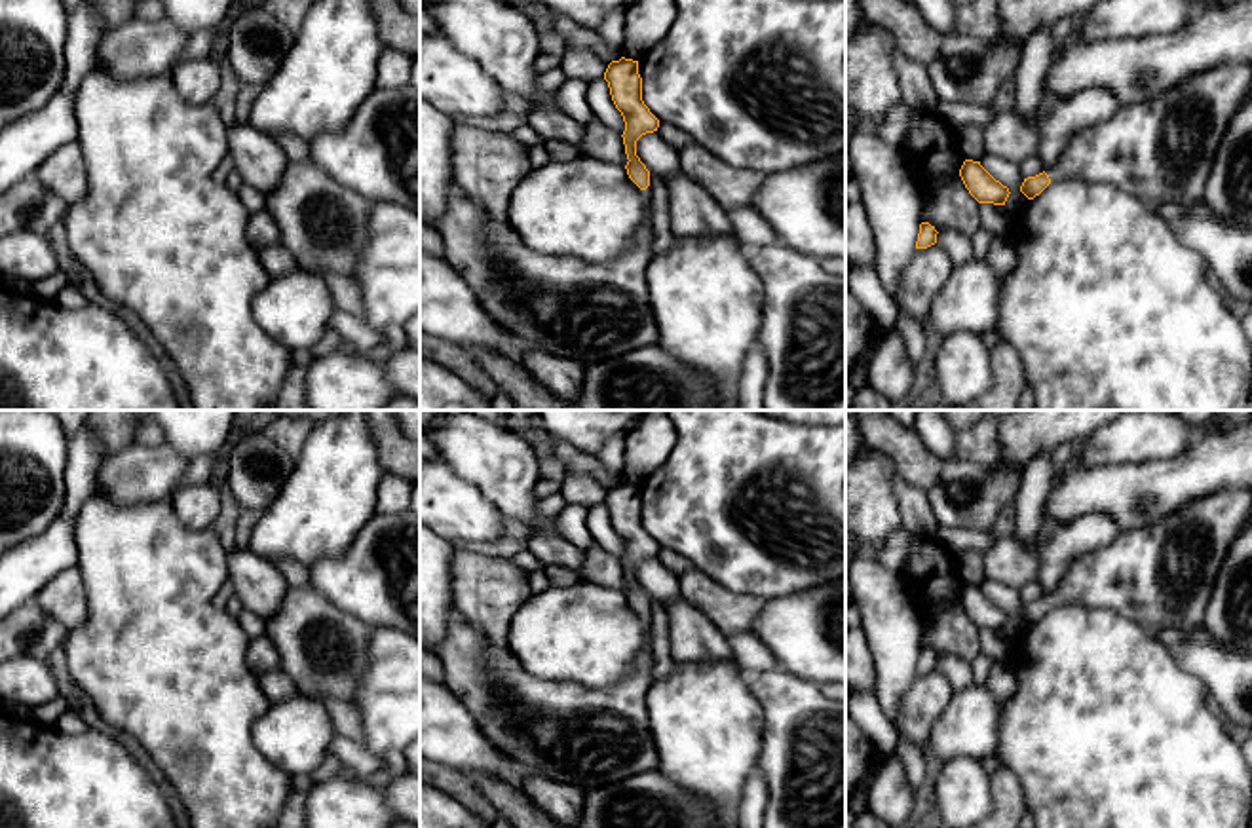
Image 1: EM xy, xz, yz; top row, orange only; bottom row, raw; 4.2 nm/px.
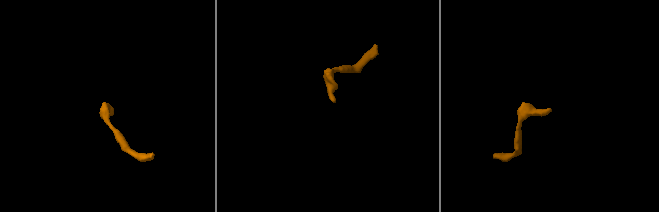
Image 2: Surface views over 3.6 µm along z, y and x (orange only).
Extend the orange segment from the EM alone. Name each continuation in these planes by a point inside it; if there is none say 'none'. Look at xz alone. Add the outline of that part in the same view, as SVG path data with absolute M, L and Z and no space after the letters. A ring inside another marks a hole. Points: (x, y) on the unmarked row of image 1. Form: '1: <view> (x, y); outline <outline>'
1: xz (586, 737); outline M454 608L448 617L445 638L437 644L435 655L443 663L445 686L458 703L471 714L484 739L517 765L532 775L547 777L583 792L608 788L633 775L657 771L657 746L650 729L646 695L654 684L654 640L652 615L642 615L646 644L631 672L608 687L587 687L576 682L545 682L528 674L509 648L498 648L477 632Z

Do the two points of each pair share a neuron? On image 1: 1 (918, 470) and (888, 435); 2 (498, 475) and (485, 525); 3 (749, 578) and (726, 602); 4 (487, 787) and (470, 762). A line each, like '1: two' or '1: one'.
1: one
2: two
3: two
4: two

